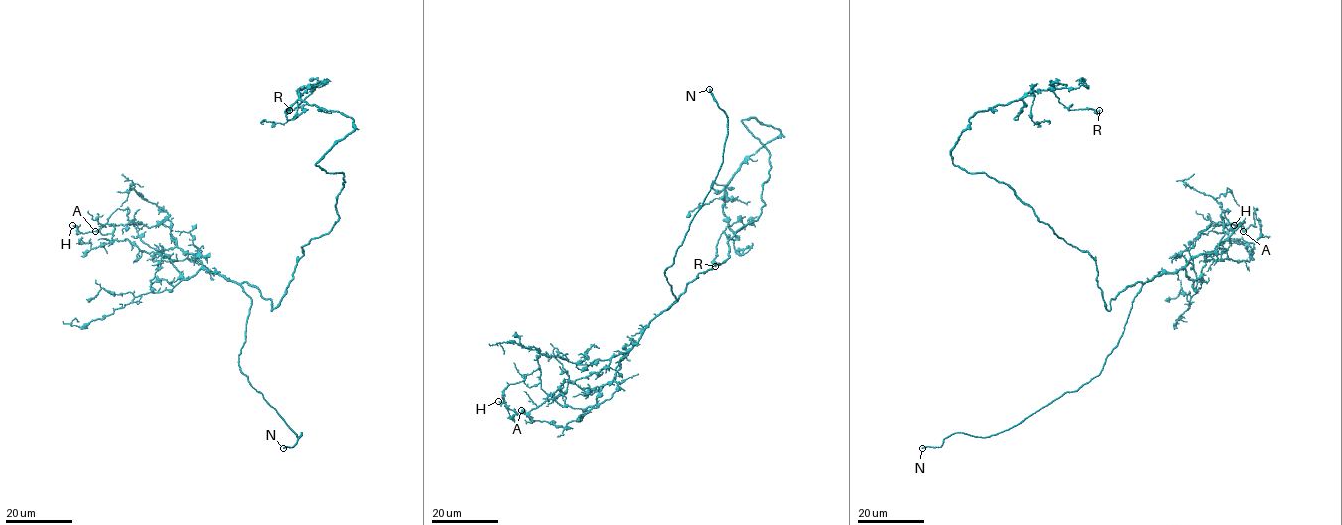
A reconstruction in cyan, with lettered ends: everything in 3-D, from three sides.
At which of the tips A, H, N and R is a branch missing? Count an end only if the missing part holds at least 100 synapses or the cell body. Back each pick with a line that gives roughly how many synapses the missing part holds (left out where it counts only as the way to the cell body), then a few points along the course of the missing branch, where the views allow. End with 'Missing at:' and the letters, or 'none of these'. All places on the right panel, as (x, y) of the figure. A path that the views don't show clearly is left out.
N: Course of what is missing: (922, 448), (901, 454), (881, 466)
Missing at: N

